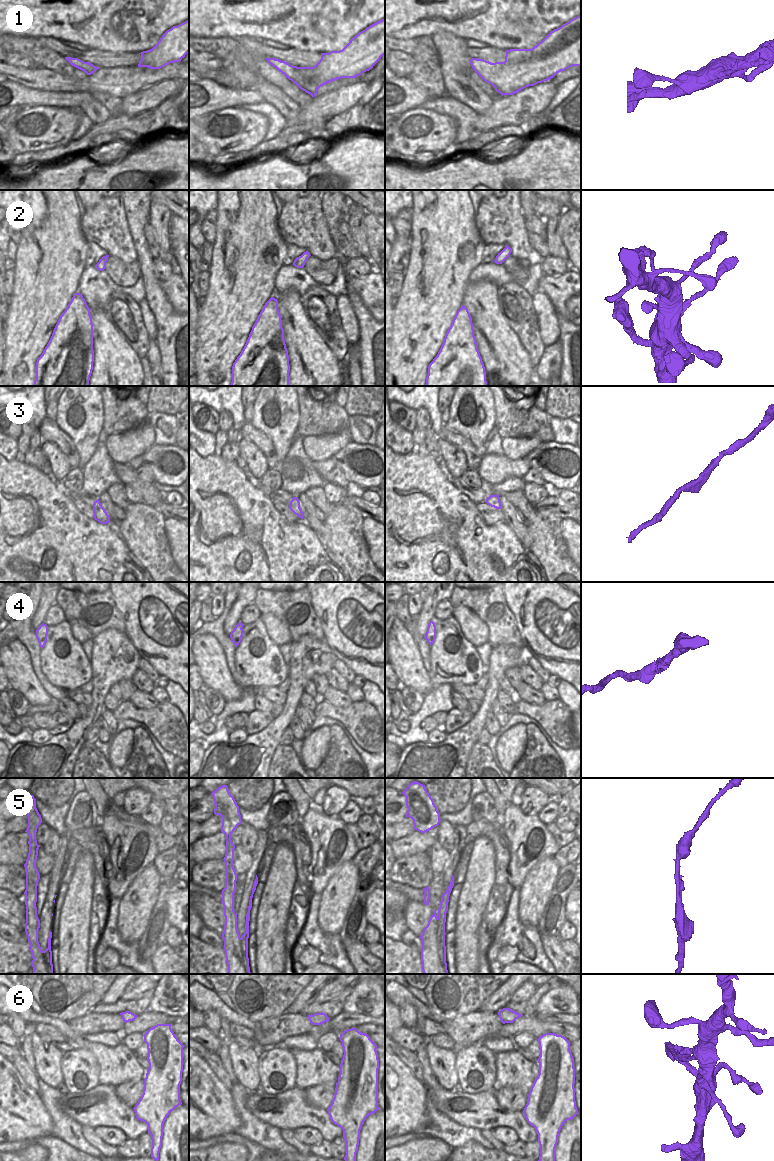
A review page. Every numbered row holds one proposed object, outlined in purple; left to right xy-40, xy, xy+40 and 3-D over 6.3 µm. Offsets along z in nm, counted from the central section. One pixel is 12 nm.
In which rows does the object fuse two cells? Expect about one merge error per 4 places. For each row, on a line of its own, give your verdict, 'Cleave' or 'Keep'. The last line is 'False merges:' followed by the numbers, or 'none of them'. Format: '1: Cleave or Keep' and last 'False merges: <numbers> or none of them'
1: Keep
2: Keep
3: Keep
4: Keep
5: Keep
6: Keep
False merges: none of them.

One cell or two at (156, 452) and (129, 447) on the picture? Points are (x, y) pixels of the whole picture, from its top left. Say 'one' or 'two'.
two

